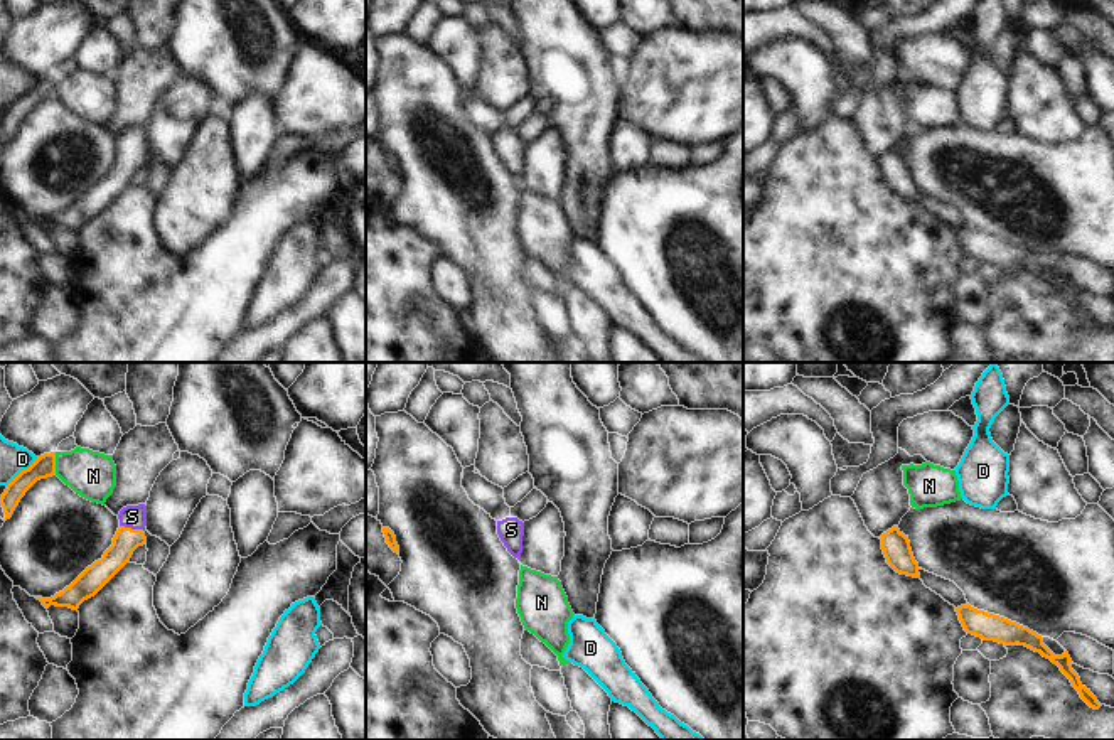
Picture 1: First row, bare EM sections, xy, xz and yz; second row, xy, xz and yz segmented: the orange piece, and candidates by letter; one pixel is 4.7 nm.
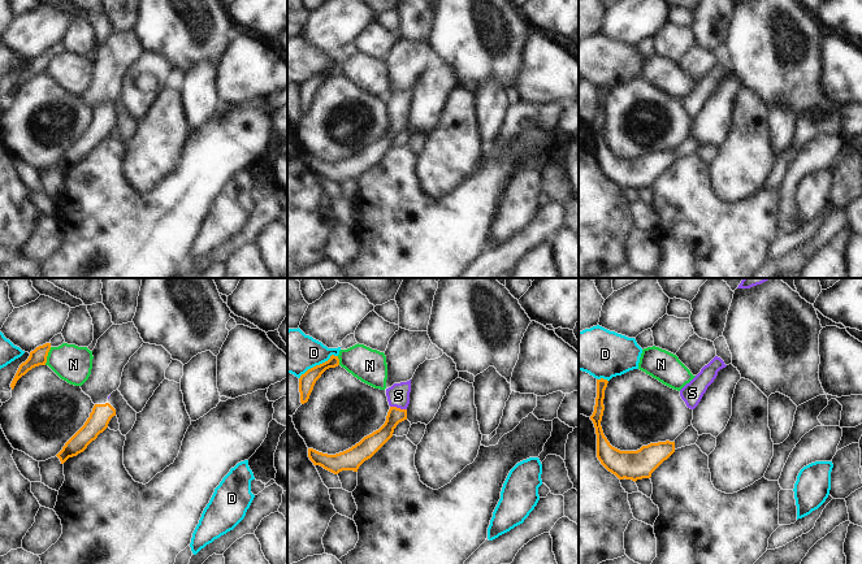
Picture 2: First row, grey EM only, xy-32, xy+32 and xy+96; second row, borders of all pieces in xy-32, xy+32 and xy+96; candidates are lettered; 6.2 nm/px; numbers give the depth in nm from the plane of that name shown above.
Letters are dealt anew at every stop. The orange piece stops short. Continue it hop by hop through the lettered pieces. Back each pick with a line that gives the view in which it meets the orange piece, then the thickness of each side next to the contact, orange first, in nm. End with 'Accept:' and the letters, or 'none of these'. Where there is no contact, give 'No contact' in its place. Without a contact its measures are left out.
S: Touches orange in xy. Thickness 120 nm (orange) against 110 nm
Accept: S.

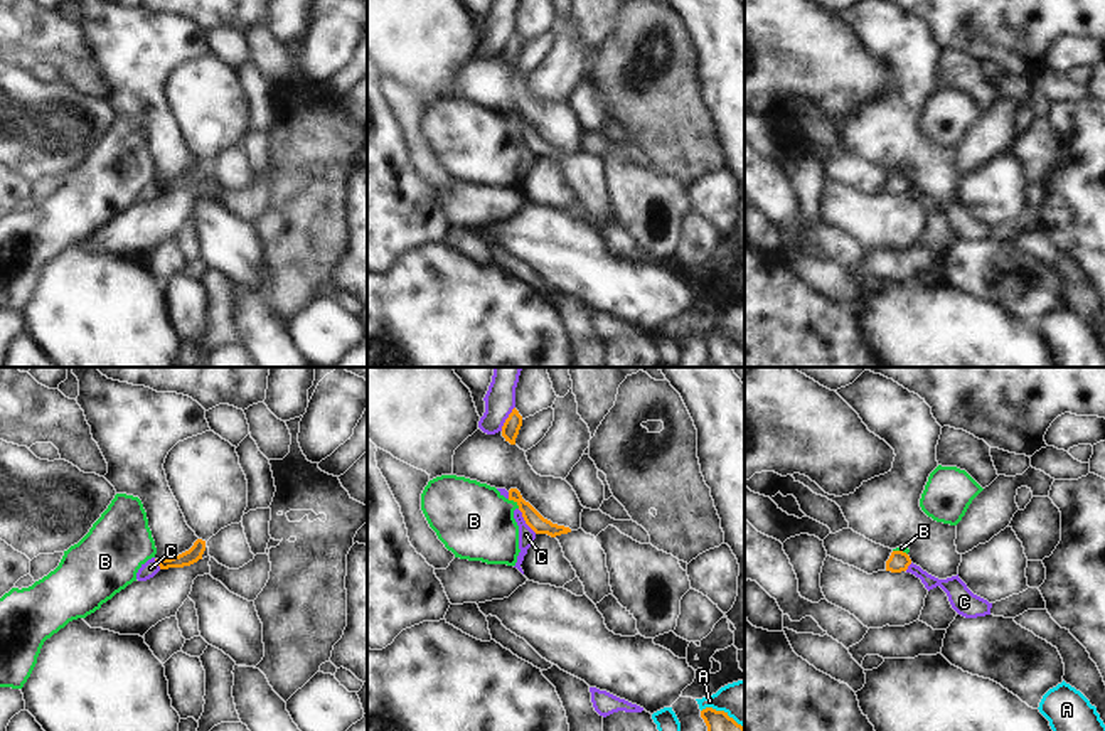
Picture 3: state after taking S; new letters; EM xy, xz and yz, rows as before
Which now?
Accept: none of these.

